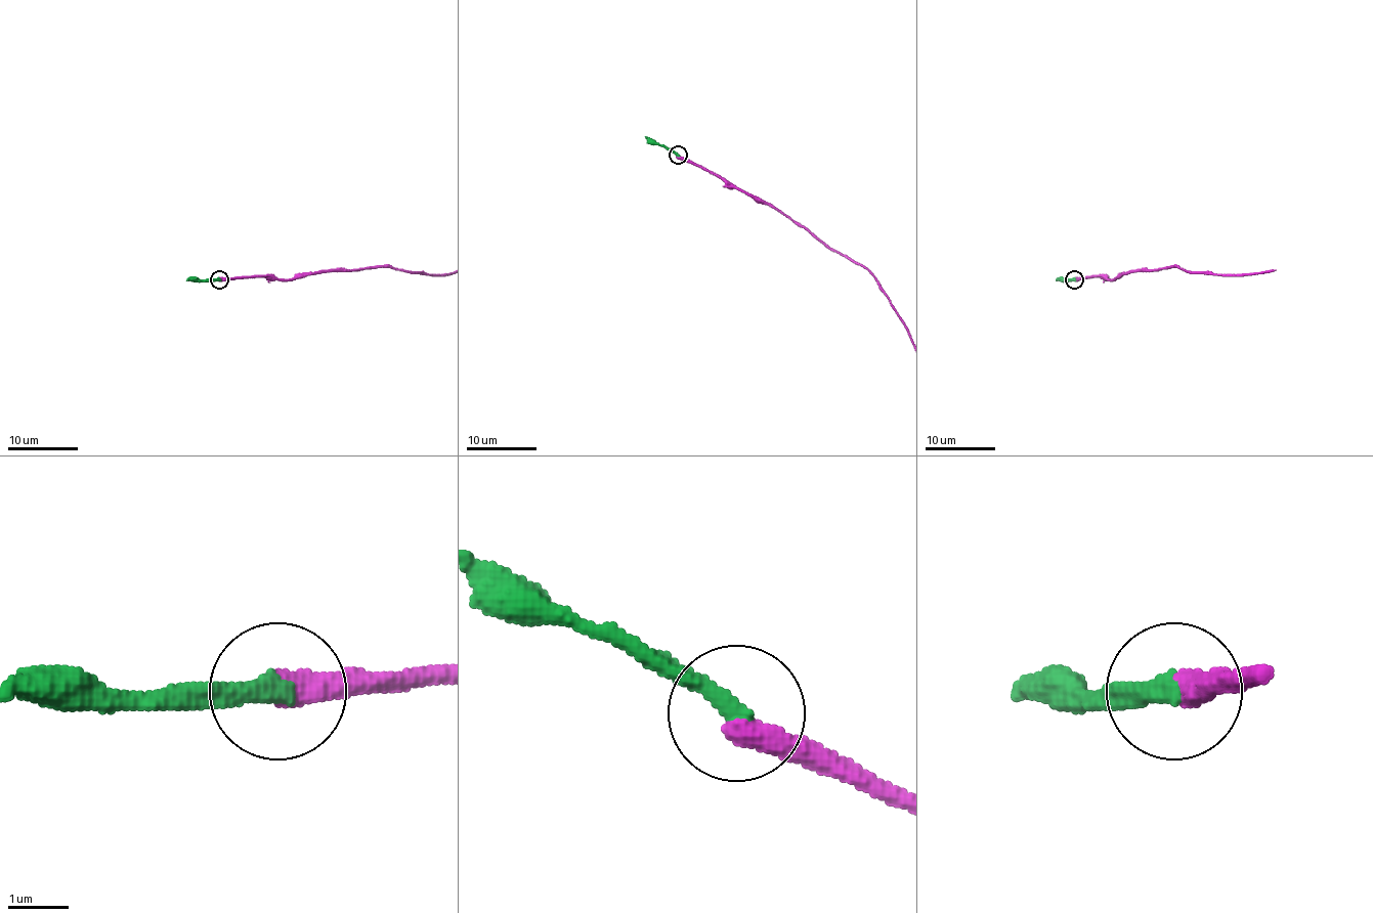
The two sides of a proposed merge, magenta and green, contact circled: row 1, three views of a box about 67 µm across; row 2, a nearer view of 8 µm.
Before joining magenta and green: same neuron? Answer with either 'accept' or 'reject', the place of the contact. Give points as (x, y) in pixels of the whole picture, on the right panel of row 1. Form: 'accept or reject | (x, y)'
accept | (1074, 279)

